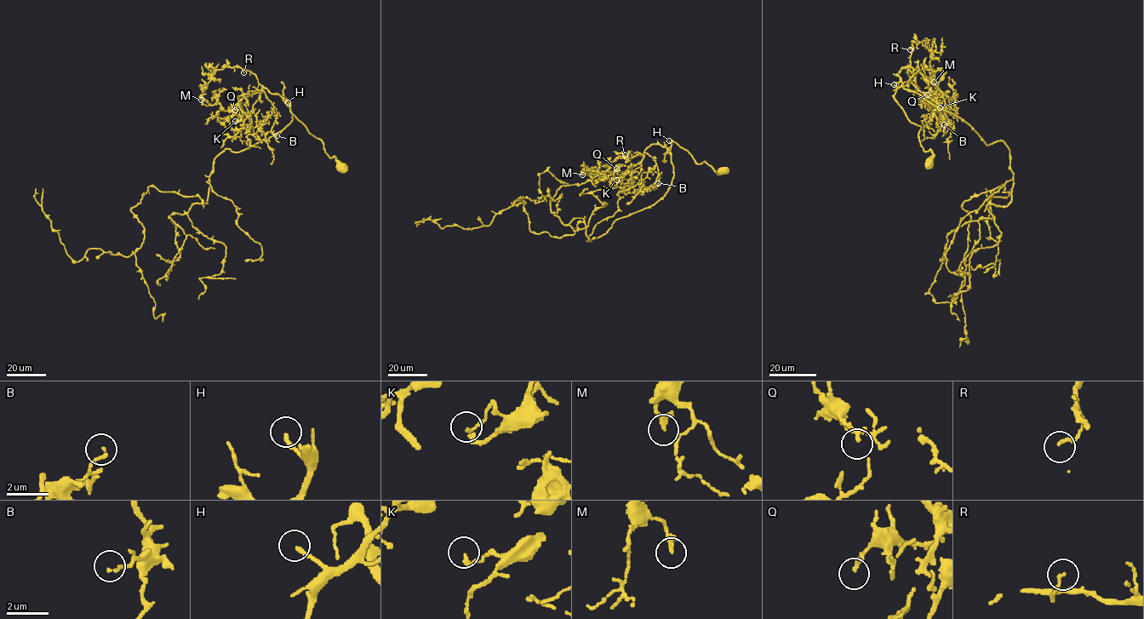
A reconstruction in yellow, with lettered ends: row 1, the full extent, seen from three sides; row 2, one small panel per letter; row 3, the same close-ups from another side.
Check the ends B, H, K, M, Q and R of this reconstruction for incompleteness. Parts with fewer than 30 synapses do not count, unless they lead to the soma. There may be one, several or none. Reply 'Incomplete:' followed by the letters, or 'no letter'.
Incomplete: no letter

